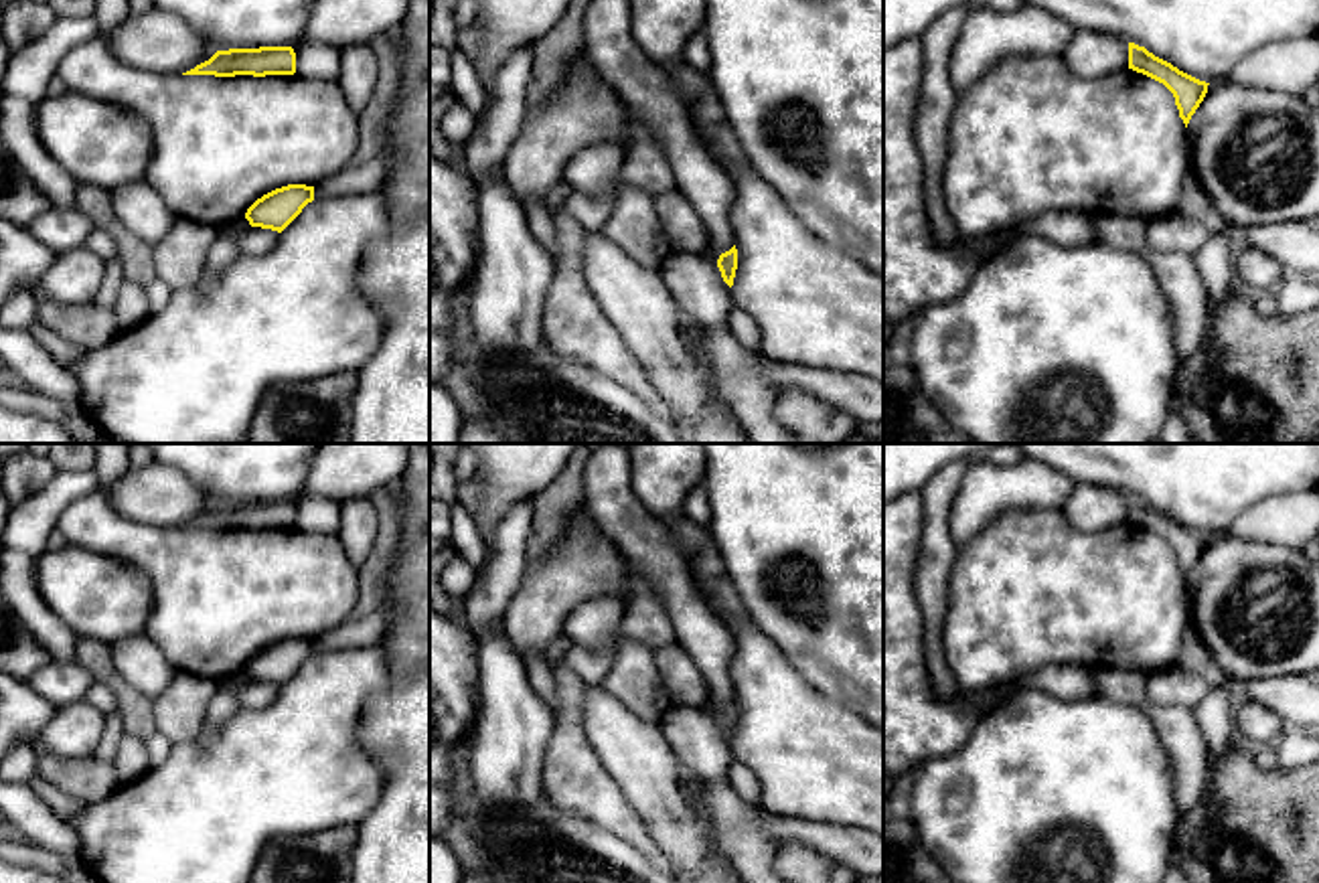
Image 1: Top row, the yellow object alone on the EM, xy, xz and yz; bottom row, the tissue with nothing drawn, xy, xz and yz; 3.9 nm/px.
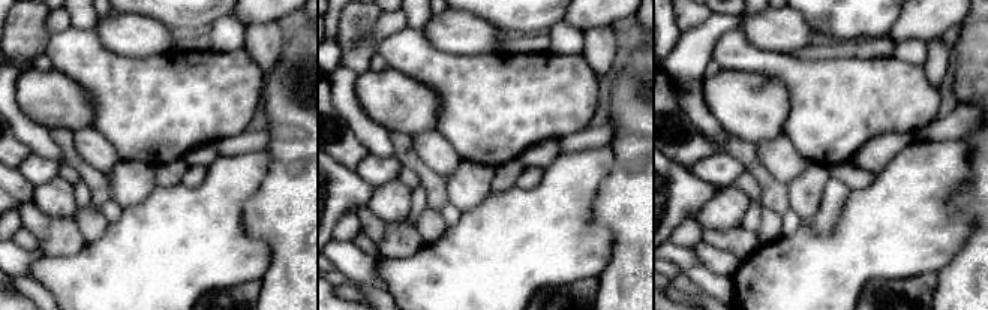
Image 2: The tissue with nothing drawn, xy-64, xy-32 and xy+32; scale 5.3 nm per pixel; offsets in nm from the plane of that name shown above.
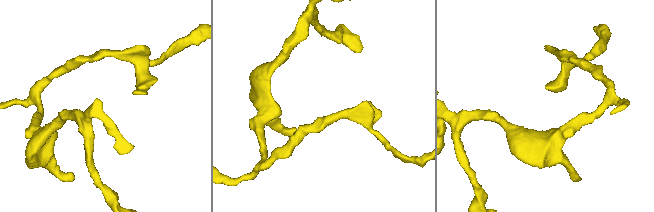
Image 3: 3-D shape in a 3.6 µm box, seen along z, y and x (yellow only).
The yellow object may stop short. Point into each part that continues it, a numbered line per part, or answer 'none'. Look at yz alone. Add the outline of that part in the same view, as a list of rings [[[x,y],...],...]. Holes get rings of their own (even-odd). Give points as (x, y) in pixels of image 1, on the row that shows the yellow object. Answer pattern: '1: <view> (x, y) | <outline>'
none

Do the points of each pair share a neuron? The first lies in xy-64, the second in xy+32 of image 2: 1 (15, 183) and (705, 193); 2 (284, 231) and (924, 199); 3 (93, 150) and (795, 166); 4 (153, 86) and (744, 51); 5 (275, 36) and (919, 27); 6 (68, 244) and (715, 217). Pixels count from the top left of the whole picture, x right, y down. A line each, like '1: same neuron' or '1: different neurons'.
1: same neuron
2: different neurons
3: same neuron
4: same neuron
5: different neurons
6: different neurons

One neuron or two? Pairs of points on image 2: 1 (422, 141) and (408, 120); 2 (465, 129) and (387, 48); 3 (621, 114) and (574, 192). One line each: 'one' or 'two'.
1: two
2: one
3: two

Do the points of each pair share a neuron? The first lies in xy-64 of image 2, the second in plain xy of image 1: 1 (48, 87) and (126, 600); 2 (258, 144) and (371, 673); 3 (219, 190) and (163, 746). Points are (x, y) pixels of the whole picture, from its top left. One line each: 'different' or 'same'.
1: same
2: different
3: different

